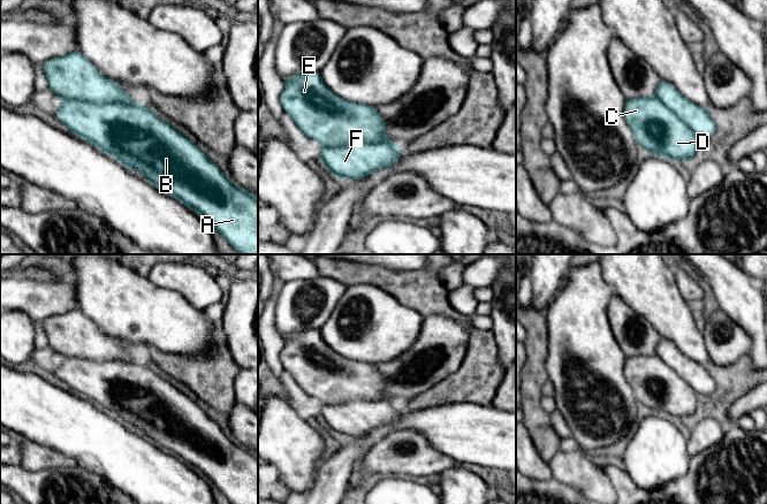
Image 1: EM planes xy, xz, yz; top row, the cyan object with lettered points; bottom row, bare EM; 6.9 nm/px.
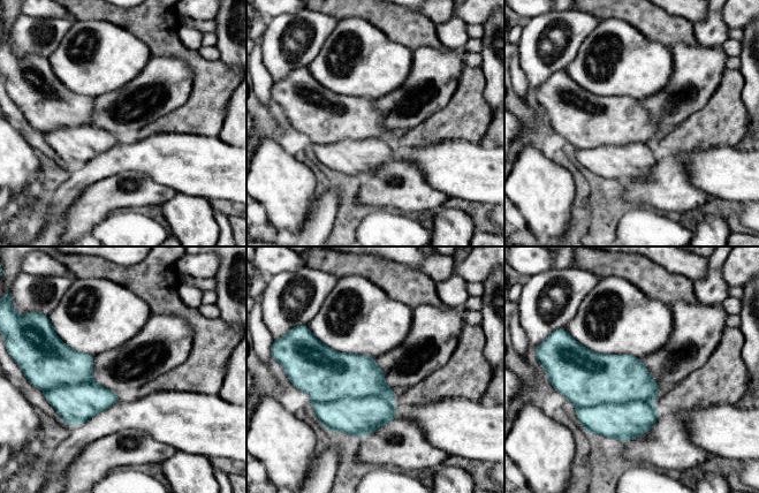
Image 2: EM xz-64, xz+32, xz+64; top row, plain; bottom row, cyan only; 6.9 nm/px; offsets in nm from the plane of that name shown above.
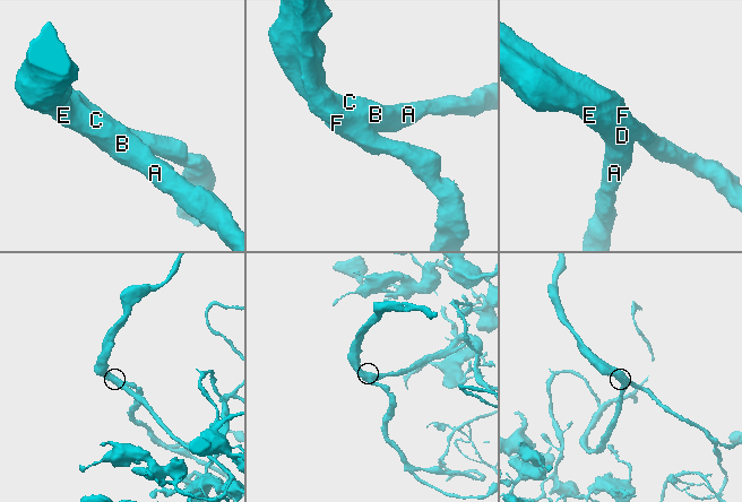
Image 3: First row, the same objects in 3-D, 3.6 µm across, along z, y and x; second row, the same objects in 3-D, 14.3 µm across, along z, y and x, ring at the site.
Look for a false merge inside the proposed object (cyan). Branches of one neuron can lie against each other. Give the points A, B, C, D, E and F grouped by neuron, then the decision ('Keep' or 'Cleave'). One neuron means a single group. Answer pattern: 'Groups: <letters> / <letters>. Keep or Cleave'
Groups: A B C D E F. Keep

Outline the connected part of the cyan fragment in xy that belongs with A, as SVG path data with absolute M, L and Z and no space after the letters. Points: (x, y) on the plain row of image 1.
M79 308L53 315L41 324L48 345L62 358L56 376L67 383L73 392L93 402L128 427L134 426L143 430L157 446L175 455L211 480L231 504L258 504L258 455L228 438L193 399L158 375L146 362L135 360L115 338L102 334Z

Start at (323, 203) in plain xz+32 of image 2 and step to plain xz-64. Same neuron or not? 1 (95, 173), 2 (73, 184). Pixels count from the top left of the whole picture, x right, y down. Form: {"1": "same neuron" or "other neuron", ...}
{"1": "same neuron", "2": "same neuron"}

